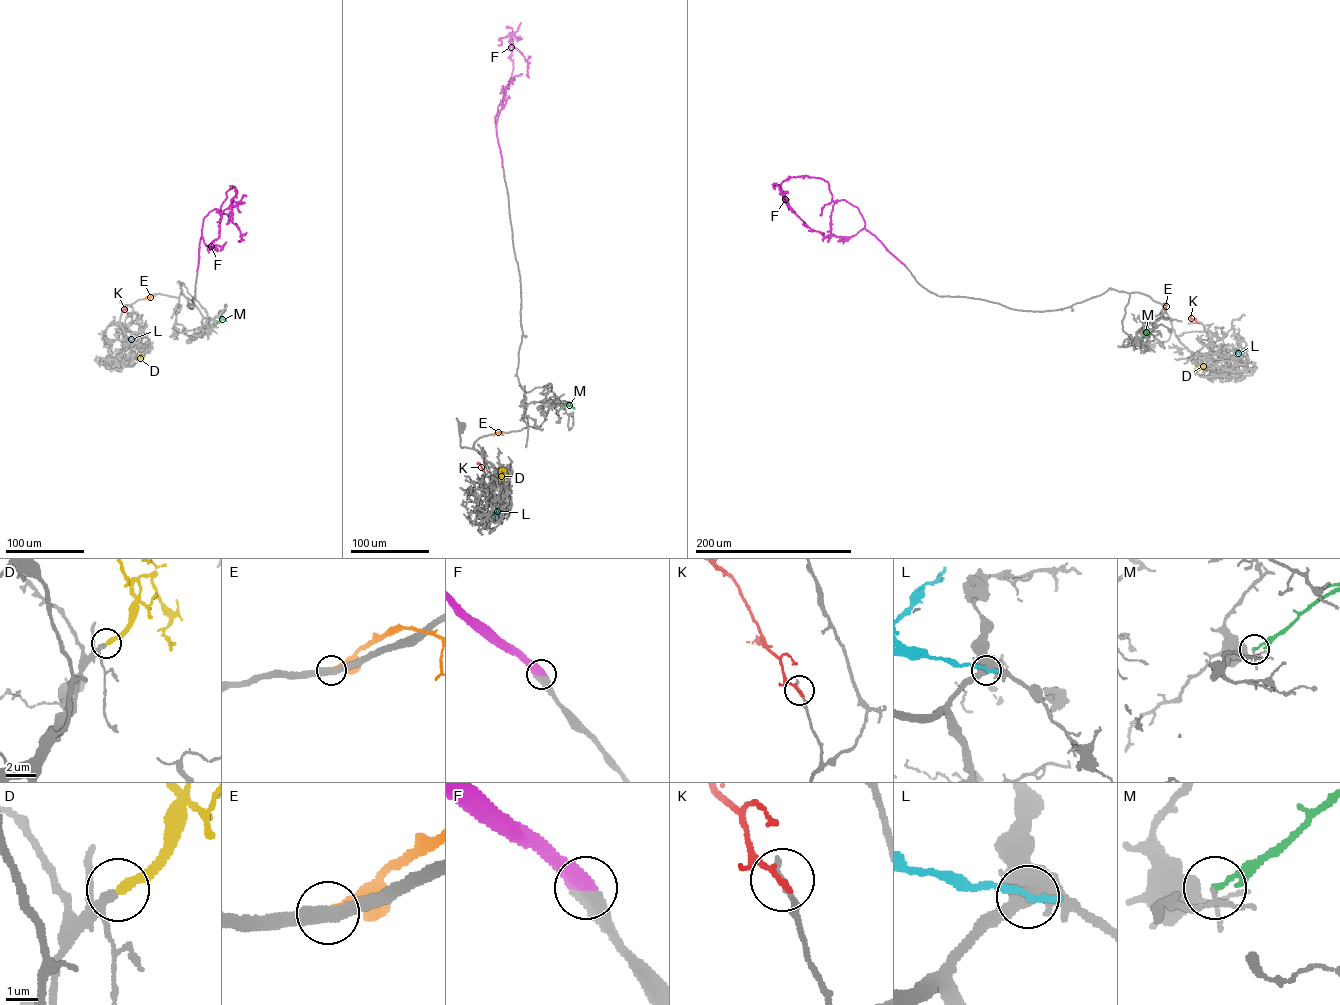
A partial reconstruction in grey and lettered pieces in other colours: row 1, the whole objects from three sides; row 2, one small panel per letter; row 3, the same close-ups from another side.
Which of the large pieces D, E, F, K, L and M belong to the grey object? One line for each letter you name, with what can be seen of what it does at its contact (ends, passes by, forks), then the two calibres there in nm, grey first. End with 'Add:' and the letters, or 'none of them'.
D: it ends; calibres 220 and 320 nm
F: it ends; calibres 550 and 550 nm
Add: D, F

